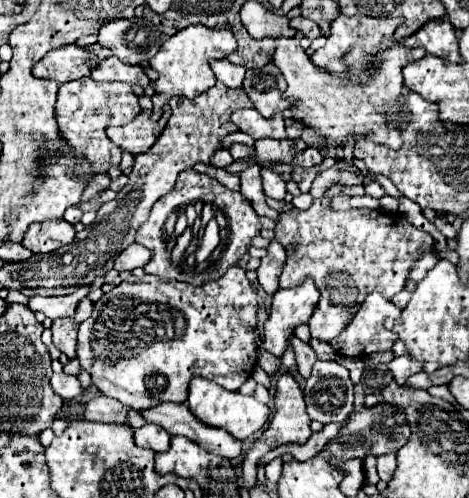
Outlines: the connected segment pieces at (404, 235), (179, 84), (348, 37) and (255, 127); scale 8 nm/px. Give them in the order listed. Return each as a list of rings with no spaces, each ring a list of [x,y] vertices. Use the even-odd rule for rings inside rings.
[[[330,186],[322,198],[316,198],[308,210],[284,210],[280,212],[280,222],[274,228],[276,240],[282,246],[292,242],[298,244],[296,252],[288,254],[286,266],[279,277],[280,288],[291,288],[312,278],[320,290],[320,304],[312,314],[308,326],[312,338],[330,342],[336,338],[356,316],[360,300],[380,290],[388,300],[404,288],[410,266],[422,254],[434,248],[434,238],[418,228],[414,228],[402,214],[388,214],[384,210],[370,208],[350,208],[346,212],[336,212],[330,208],[334,194],[344,192],[360,196],[362,186]]]
[[[188,26],[174,36],[166,38],[164,44],[160,46],[160,52],[150,60],[150,66],[158,72],[158,80],[154,82],[154,110],[152,110],[152,120],[158,120],[162,116],[162,106],[172,98],[172,96],[186,96],[194,98],[196,94],[206,92],[216,84],[216,76],[210,70],[208,60],[210,58],[224,58],[236,50],[236,38],[232,36],[230,30],[216,30],[216,28],[204,28],[204,26]]]
[[[340,14],[332,26],[326,44],[316,50],[310,60],[314,66],[328,70],[330,74],[340,74],[344,70],[342,56],[356,44],[358,38],[366,38],[366,52],[374,54],[380,36],[390,36],[404,20],[400,18],[370,18],[370,16],[346,16]]]
[[[246,108],[246,110],[236,110],[232,114],[232,122],[242,132],[250,134],[254,140],[266,138],[266,136],[270,136],[270,138],[286,138],[284,116],[282,114],[276,114],[272,118],[264,118],[254,108]]]

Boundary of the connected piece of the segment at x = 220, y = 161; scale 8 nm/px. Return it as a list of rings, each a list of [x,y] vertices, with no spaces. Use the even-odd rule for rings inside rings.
[[[222,148],[212,156],[212,166],[225,169],[233,162],[233,158],[228,149]]]

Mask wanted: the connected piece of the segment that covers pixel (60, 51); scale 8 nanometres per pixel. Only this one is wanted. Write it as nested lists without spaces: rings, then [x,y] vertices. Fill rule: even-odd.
[[[68,44],[64,48],[56,48],[48,52],[40,62],[36,62],[34,76],[36,78],[50,78],[58,84],[90,76],[90,70],[98,64],[98,56],[80,48],[76,44]]]

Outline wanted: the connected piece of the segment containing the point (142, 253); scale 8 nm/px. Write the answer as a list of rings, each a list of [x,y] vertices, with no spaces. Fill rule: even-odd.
[[[130,244],[126,250],[120,252],[120,256],[114,262],[114,270],[122,272],[122,270],[134,270],[138,266],[146,266],[150,260],[150,252],[148,248],[140,246],[140,244]]]

